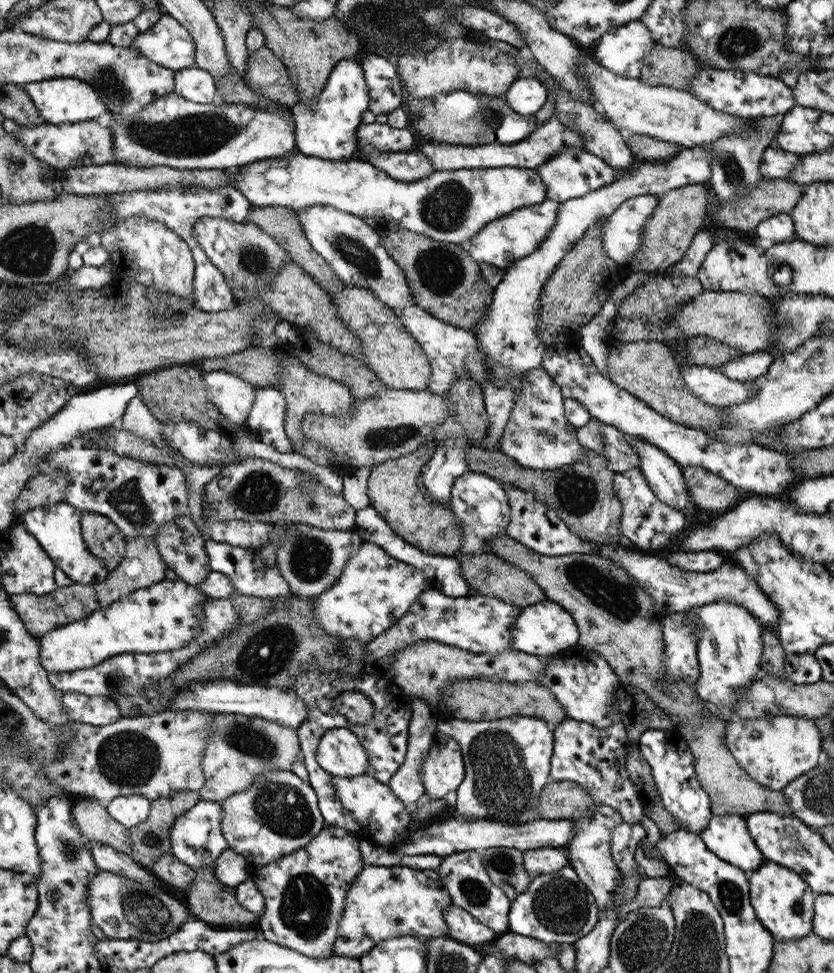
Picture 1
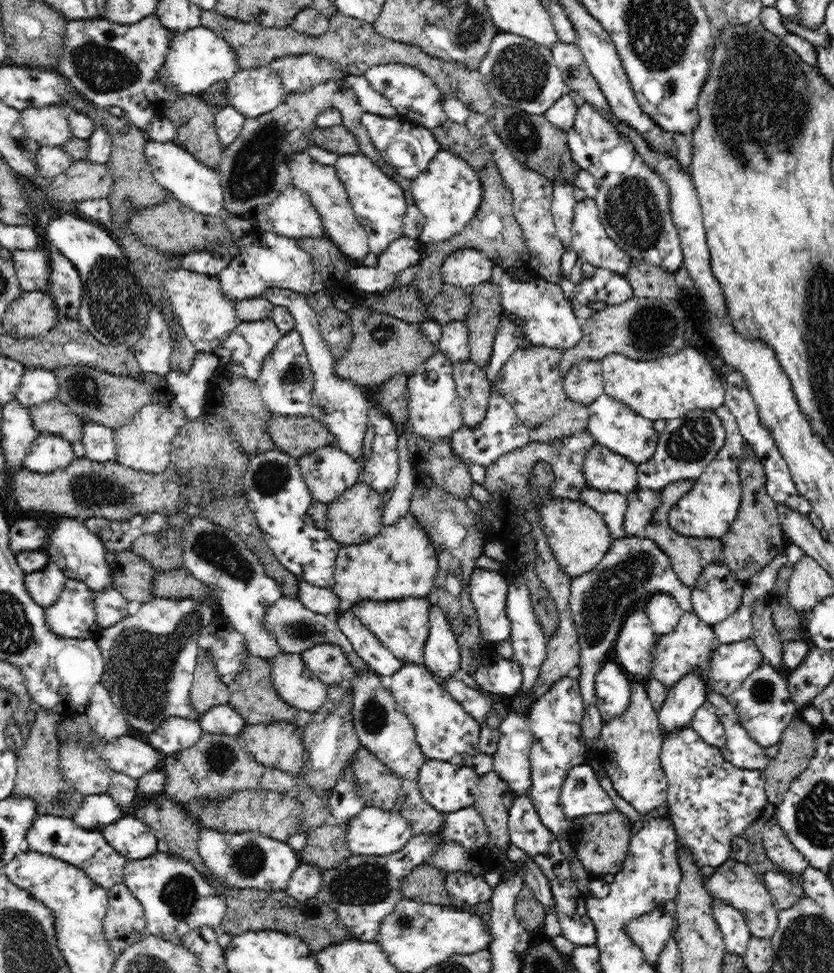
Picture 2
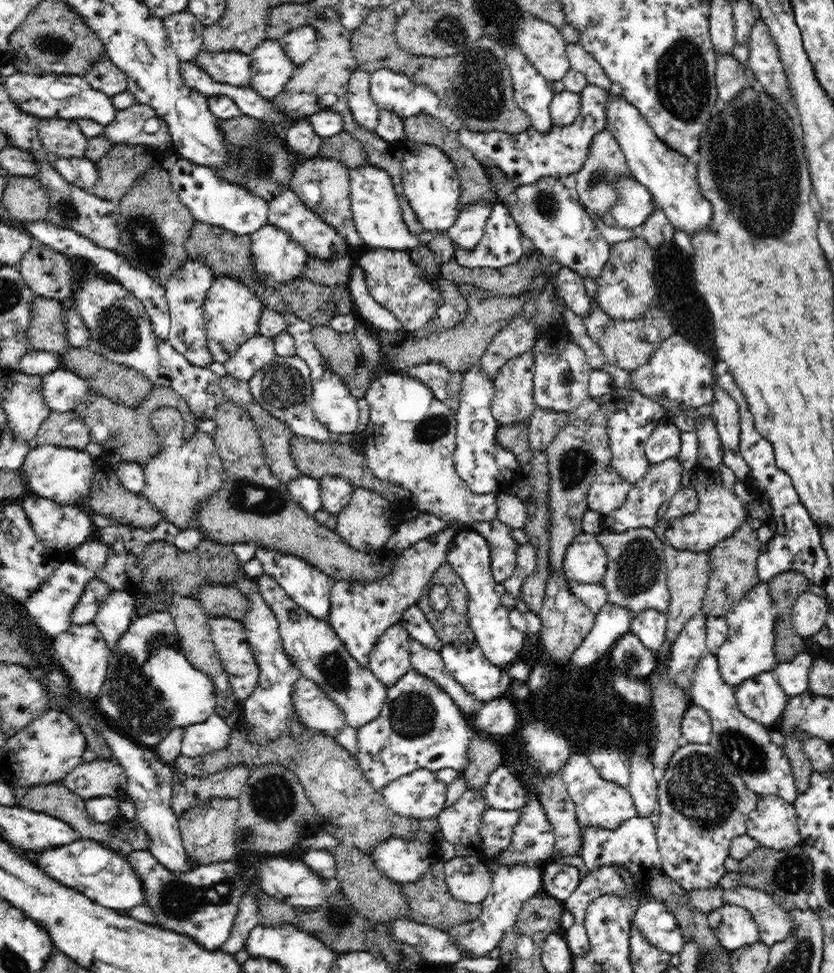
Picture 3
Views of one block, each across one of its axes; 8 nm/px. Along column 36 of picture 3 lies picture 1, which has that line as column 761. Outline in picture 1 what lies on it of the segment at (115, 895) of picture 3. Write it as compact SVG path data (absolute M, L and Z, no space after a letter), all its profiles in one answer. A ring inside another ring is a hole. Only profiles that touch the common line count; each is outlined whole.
M712 815L700 838L714 855L742 869L745 874L760 869L766 862L748 831L743 815Z

